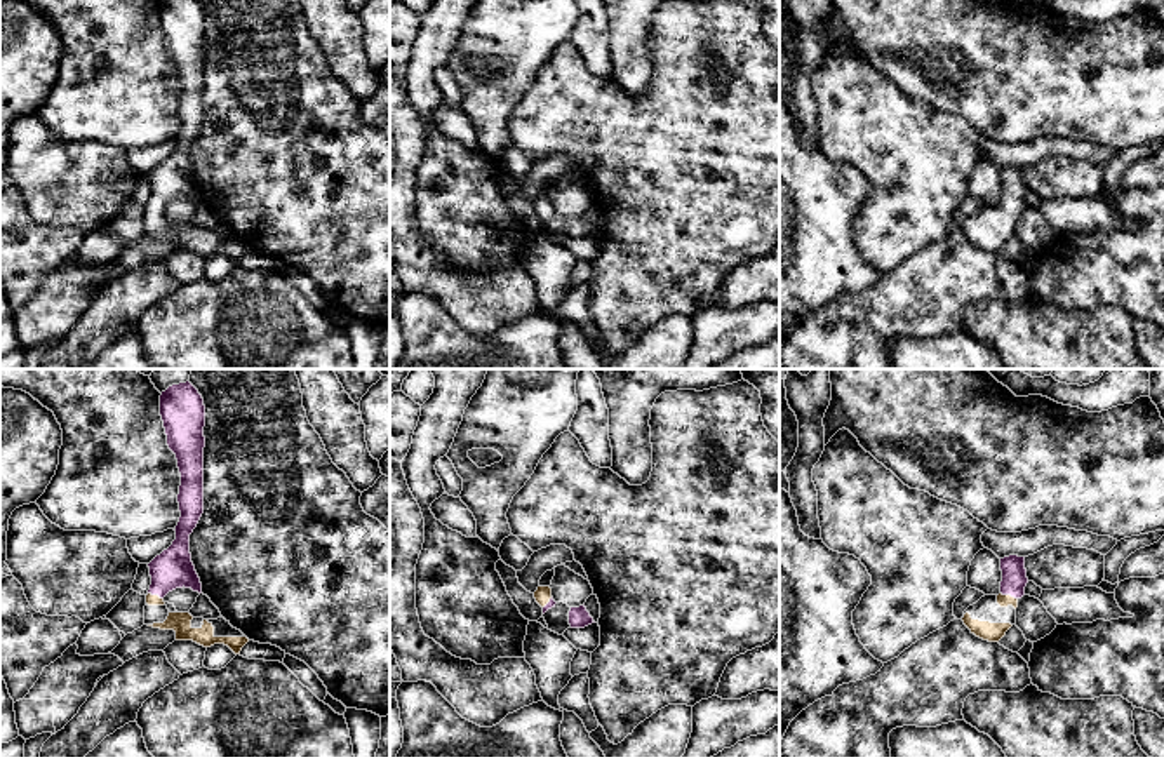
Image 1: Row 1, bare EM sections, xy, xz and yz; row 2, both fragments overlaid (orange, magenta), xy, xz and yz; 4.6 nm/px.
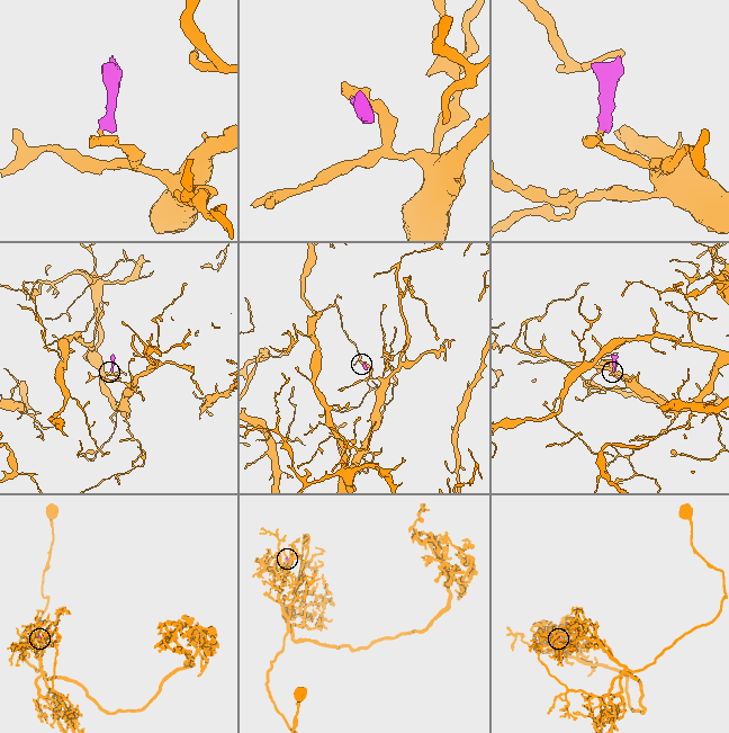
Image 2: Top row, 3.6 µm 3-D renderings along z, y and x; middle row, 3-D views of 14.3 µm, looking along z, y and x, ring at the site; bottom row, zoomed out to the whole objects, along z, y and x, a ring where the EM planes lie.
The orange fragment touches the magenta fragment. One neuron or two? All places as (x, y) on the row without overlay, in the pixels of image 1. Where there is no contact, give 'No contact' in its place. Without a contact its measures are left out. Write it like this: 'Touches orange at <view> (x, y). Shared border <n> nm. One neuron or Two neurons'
Touches orange at yz (1010, 206). Shared border 90 nm. One neuron

